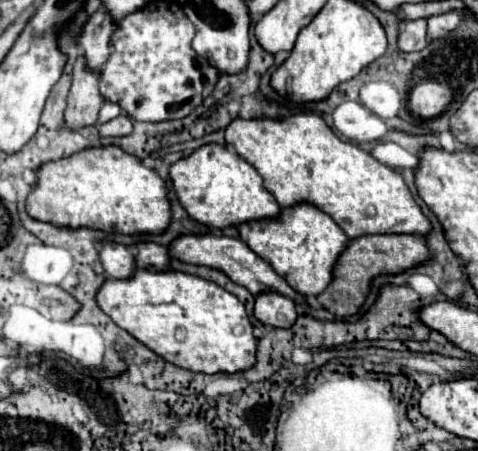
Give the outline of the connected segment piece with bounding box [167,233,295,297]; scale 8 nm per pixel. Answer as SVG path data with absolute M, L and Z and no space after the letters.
M179 235L177 239L171 241L171 245L167 247L169 255L183 261L183 263L191 263L191 265L205 265L205 267L213 267L221 273L225 273L231 281L235 281L237 285L243 285L245 289L249 289L251 295L257 295L261 291L275 291L287 297L295 297L295 291L271 269L269 263L265 263L261 257L257 257L241 239L235 237L225 237L225 235Z

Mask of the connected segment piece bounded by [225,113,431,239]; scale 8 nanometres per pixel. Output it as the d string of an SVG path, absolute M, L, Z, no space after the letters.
M297 113L285 119L235 117L225 127L225 143L257 169L263 177L263 187L281 207L303 201L313 203L325 211L349 239L367 233L425 235L431 227L403 177L359 145L339 139L321 115Z

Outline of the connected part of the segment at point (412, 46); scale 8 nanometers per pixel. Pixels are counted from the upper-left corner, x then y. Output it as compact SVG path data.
M427 19L403 21L399 27L399 49L421 51L427 45Z

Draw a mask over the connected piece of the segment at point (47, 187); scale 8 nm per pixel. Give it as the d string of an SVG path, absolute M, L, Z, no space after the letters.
M101 145L101 147L87 147L83 151L77 151L65 159L57 159L57 161L47 161L43 165L39 165L35 169L35 175L37 175L37 181L27 197L27 213L37 219L37 221L47 221L47 223L53 223L57 227L93 227L93 229L101 229L101 231L107 231L107 233L125 233L125 235L133 235L133 233L161 233L165 231L165 227L169 225L169 199L167 199L167 189L165 189L165 183L161 181L161 177L147 169L135 155L129 155L125 153L121 147L117 145Z

